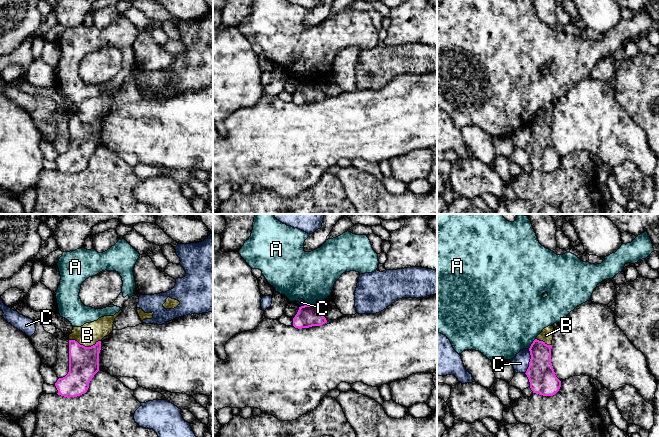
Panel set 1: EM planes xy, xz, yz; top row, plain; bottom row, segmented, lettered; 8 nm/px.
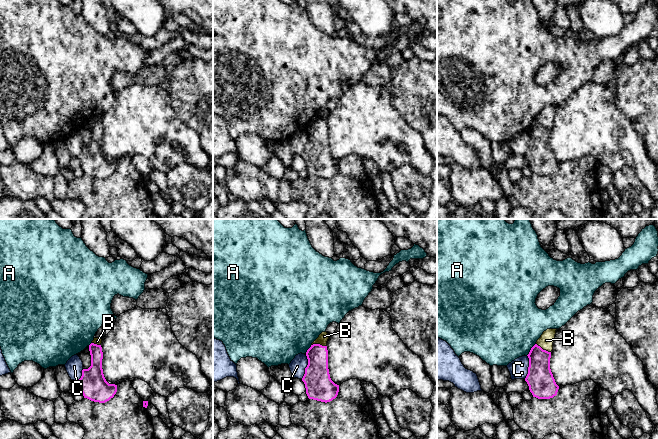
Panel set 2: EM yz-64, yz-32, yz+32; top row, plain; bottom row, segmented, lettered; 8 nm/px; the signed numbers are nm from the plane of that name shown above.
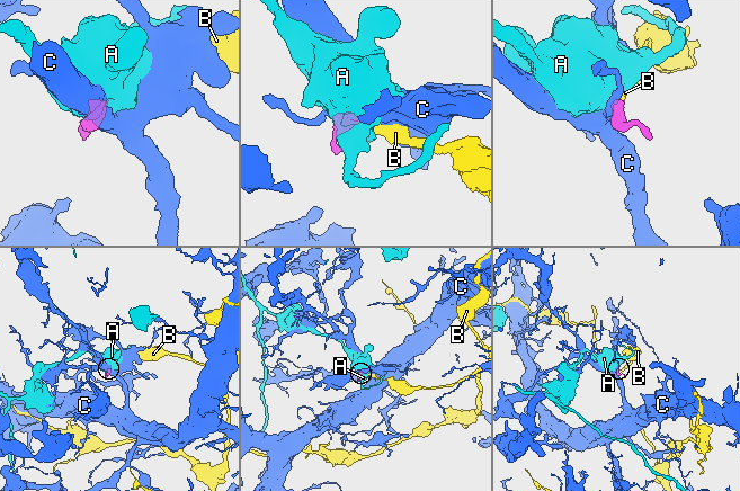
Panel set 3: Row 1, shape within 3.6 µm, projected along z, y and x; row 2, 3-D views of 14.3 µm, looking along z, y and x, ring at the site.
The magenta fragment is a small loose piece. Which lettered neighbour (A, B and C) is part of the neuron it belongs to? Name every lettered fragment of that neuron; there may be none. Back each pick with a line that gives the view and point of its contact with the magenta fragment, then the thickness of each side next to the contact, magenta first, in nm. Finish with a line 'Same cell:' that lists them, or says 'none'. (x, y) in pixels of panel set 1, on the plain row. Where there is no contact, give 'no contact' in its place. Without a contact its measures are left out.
B: contact xy (84, 122); calibres 240 and 180 nm
Same cell: B

